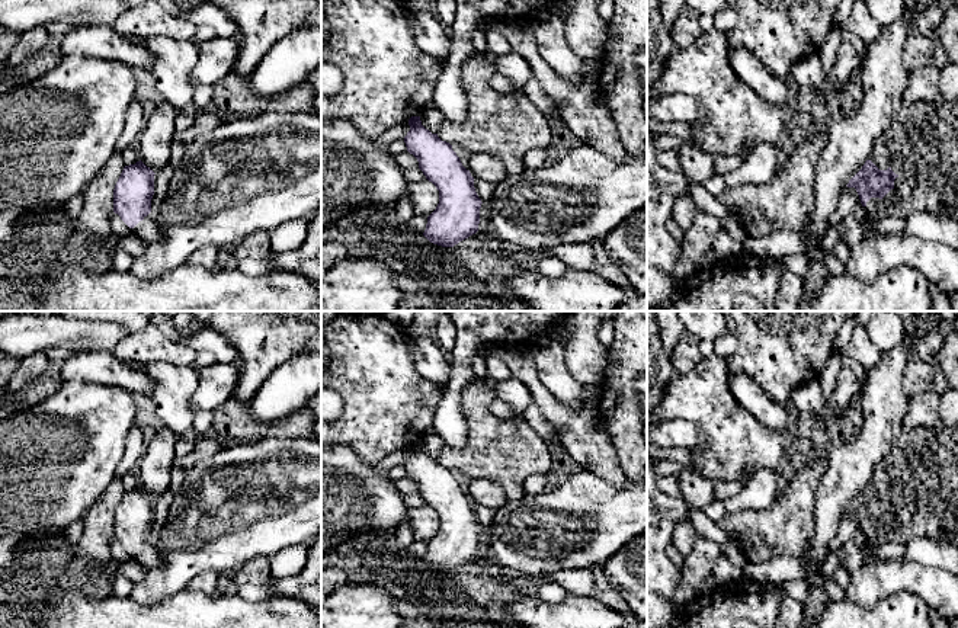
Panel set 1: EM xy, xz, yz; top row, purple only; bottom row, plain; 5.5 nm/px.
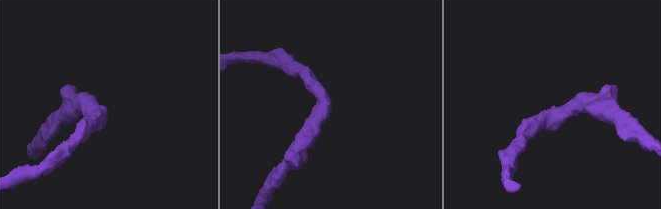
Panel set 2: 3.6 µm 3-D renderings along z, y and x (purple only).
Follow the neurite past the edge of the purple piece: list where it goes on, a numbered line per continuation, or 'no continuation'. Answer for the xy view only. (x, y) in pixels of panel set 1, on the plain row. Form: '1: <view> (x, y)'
1: xy (147, 554)

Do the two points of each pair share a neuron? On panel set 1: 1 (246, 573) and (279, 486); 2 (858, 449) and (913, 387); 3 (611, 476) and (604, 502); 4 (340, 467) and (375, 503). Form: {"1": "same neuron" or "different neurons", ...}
{"1": "different neurons", "2": "different neurons", "3": "different neurons", "4": "same neuron"}

